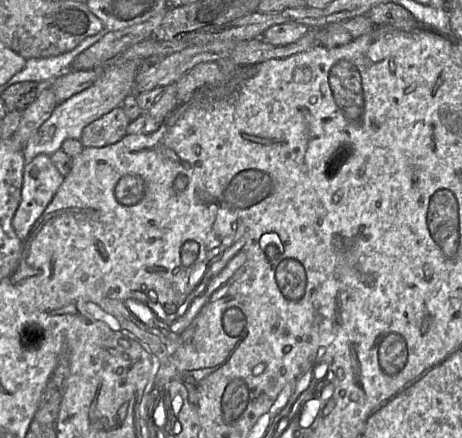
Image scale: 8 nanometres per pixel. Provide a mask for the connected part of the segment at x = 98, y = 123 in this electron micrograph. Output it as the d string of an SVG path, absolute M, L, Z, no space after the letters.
M123 106L114 108L109 113L87 125L80 138L85 148L101 148L119 142L127 135L130 120Z

